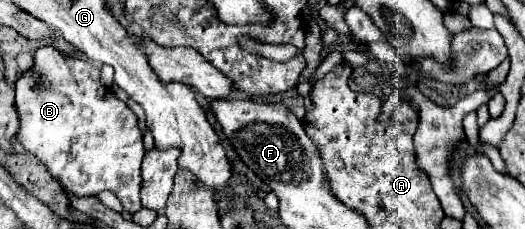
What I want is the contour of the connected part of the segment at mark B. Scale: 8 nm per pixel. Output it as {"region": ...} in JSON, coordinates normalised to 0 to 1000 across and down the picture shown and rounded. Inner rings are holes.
{"region":[[[99,197],[72,205],[65,223],[65,284],[42,319],[30,354],[30,485],[38,555],[30,572],[30,616],[91,738],[91,755],[122,817],[126,843],[145,860],[183,852],[198,825],[213,834],[236,895],[244,930],[270,913],[267,895],[267,712],[278,677],[270,642],[270,572],[263,555],[259,502],[232,450],[213,397],[198,397],[190,362],[190,301],[171,266],[149,258],[141,240],[114,231]]]}

